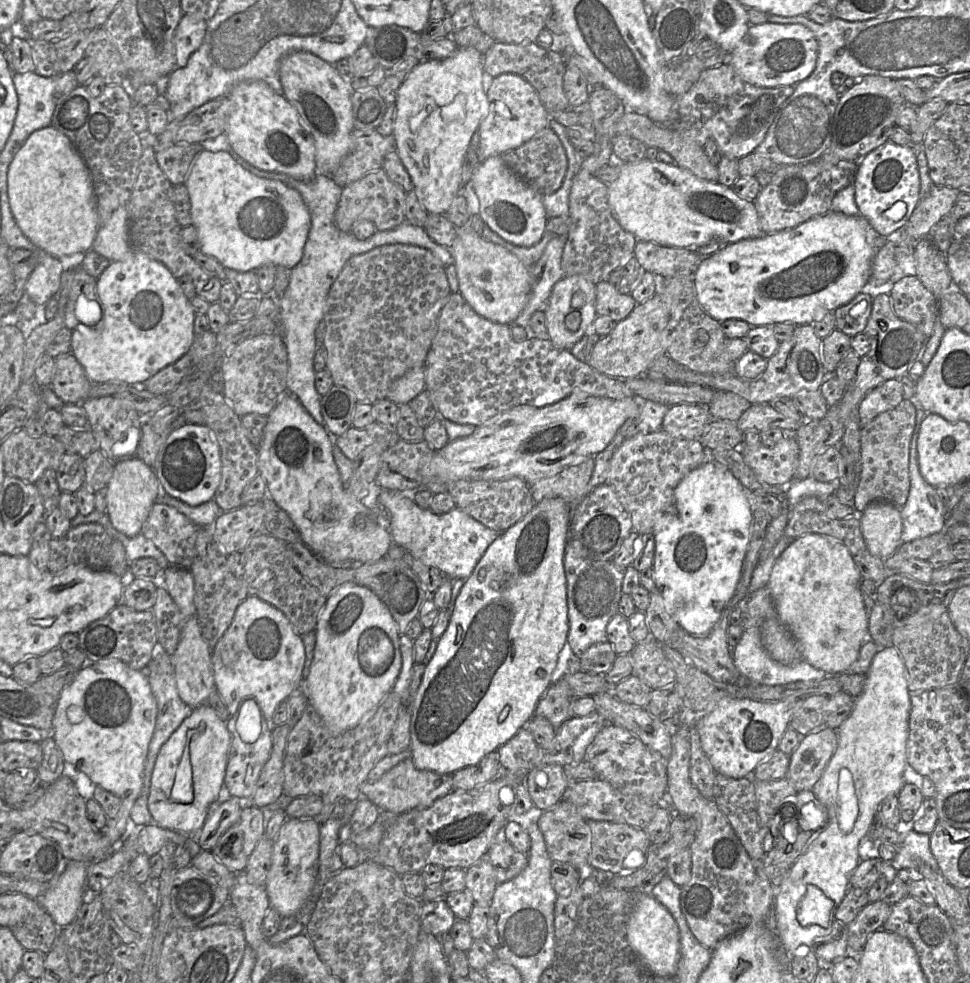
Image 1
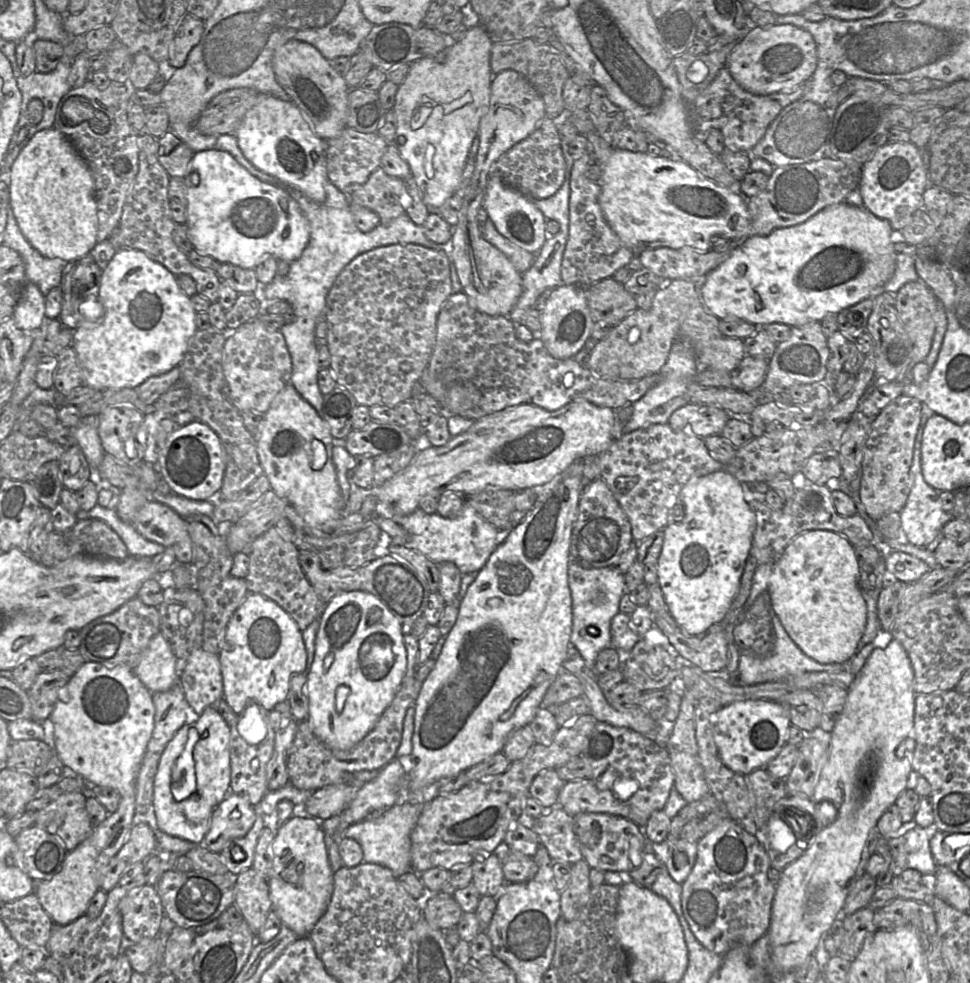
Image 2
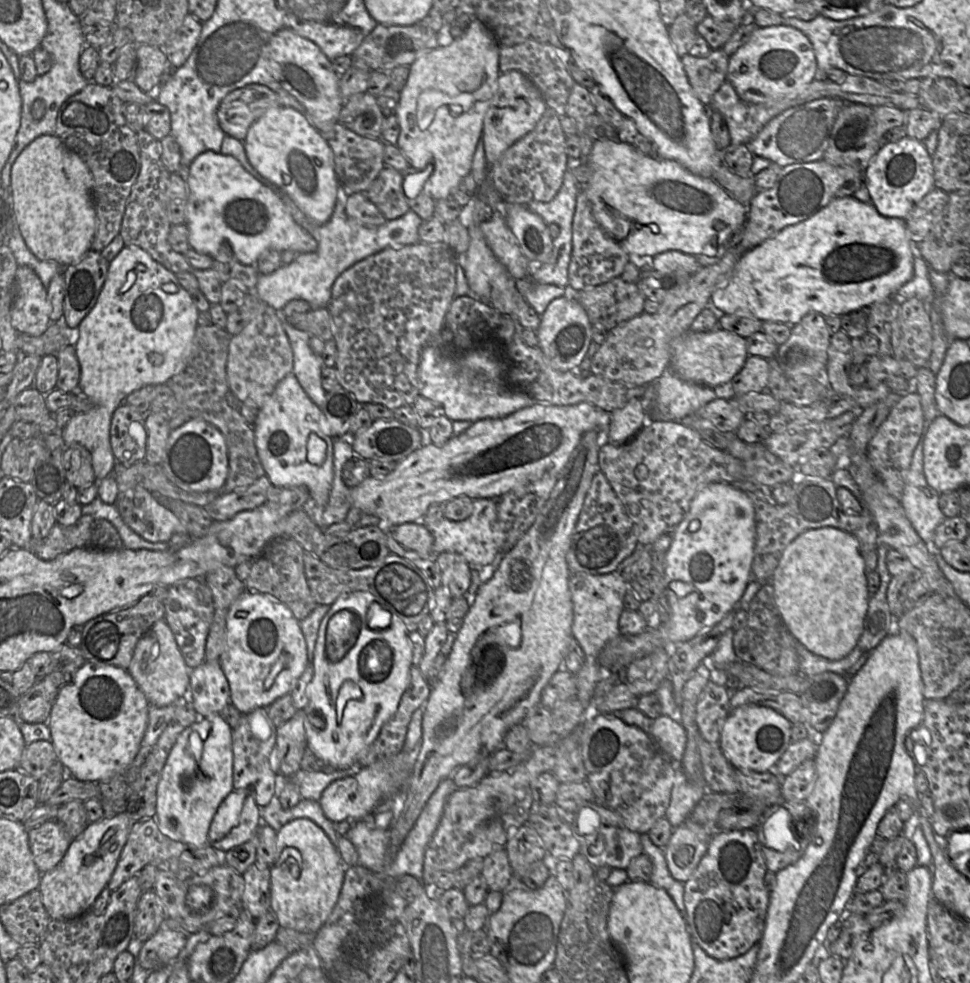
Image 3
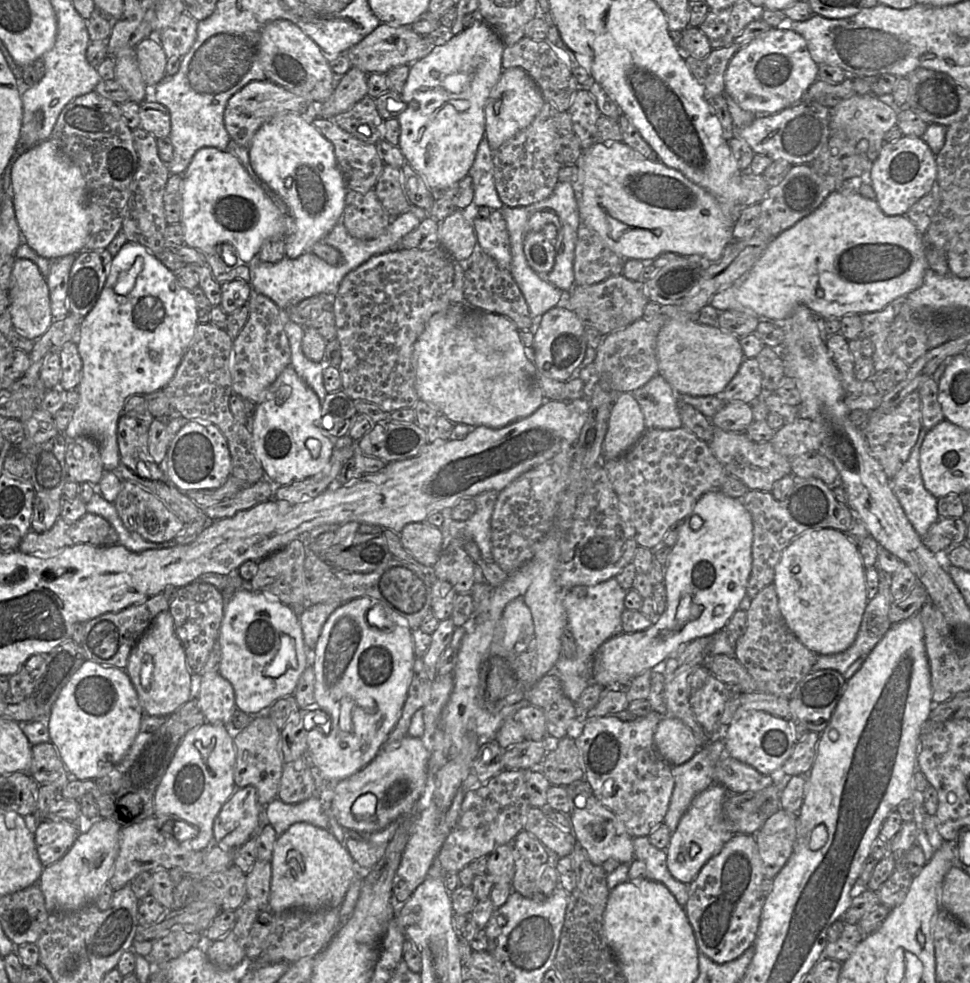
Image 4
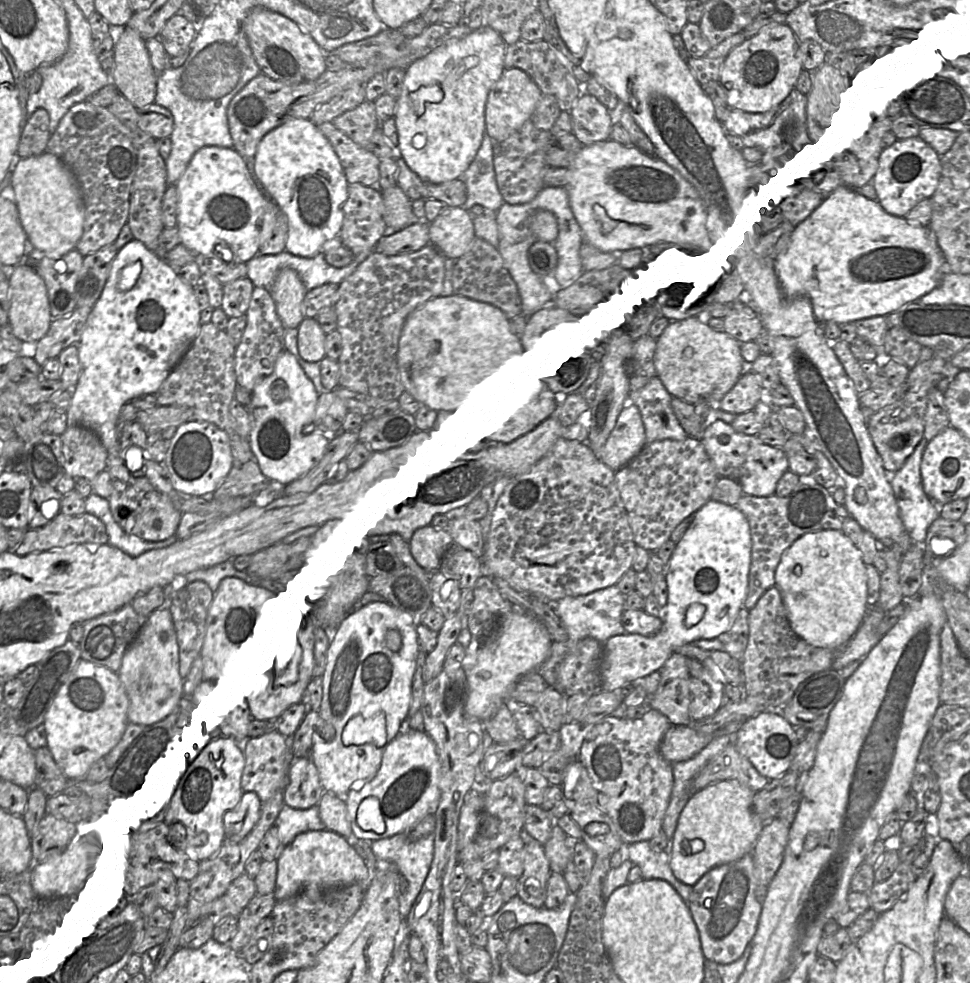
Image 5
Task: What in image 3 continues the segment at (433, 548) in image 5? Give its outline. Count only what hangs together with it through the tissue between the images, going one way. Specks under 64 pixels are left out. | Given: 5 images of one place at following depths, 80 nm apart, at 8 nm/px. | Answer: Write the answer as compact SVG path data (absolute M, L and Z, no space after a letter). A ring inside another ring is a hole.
M405 523L389 529L392 537L404 548L425 559L434 559L433 536L421 523Z

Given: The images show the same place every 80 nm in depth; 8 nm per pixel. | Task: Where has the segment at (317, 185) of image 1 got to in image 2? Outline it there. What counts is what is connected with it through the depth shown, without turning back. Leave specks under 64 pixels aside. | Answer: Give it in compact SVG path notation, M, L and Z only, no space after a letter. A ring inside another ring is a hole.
M234 134L218 136L214 148L230 153L241 166L258 179L286 191L298 203L309 222L310 239L301 256L290 263L289 272L286 276L281 277L276 274L271 283L260 285L259 293L265 301L286 300L292 305L295 317L293 322L285 323L280 328L292 361L290 383L323 418L324 395L321 393L317 382L320 368L315 328L317 322L324 318L326 297L337 276L355 257L378 247L394 244L417 244L430 249L445 251L447 246L440 246L429 240L425 236L424 227L416 225L406 213L389 222L380 223L369 232L361 232L355 225L353 215L350 213L348 195L341 192L330 181L325 184L325 201L323 203L314 202L298 189L255 168L242 154Z

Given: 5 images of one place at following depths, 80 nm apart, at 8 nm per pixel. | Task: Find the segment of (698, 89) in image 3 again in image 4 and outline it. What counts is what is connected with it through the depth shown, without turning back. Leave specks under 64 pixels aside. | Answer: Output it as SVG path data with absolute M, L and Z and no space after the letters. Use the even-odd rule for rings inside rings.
M732 43L727 47L712 49L704 59L684 55L685 62L702 87L707 101L725 93L725 72L731 58L739 49L739 45Z

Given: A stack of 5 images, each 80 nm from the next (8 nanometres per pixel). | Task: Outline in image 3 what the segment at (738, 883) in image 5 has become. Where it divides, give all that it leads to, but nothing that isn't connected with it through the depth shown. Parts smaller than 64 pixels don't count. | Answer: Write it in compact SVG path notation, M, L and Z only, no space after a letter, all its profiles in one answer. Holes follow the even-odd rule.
M754 829L712 836L696 870L684 883L684 904L691 940L695 940L709 956L717 960L733 959L760 942L770 896L764 883L767 871L761 843Z

